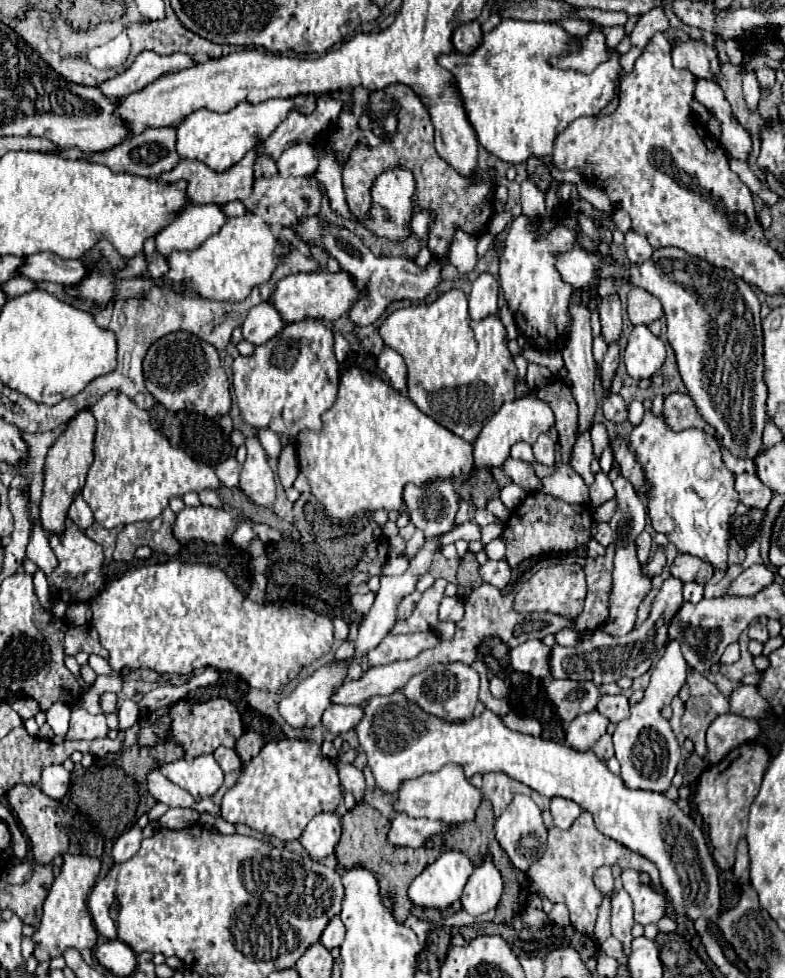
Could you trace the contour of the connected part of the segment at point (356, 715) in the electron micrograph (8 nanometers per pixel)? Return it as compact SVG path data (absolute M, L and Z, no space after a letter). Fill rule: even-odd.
M331 706L323 714L323 726L333 734L349 732L363 718L363 706Z

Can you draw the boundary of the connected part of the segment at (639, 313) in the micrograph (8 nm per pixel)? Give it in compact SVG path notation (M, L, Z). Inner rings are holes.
M633 286L627 298L627 304L629 304L629 320L635 326L637 324L649 326L653 320L659 320L663 316L661 302L643 288Z

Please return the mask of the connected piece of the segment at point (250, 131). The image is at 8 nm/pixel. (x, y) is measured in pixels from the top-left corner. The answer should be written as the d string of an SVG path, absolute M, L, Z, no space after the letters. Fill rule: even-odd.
M335 90L335 92L327 92L327 94L297 94L297 96L291 96L291 98L265 100L265 102L259 102L259 104L241 102L233 110L229 110L225 114L211 112L207 108L195 110L177 126L177 150L179 150L179 156L207 162L207 166L211 166L211 170L223 172L223 170L235 166L259 142L267 140L275 132L275 128L287 118L289 110L297 108L301 114L307 116L307 114L311 114L315 110L317 100L321 96L341 100L345 110L351 110L351 106L353 106L351 92Z

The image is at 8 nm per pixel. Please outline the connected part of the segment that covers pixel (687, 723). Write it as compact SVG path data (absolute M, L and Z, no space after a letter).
M687 670L687 684L691 686L691 696L685 702L681 730L689 740L693 740L699 756L705 756L705 730L717 716L729 712L729 700L697 670Z

